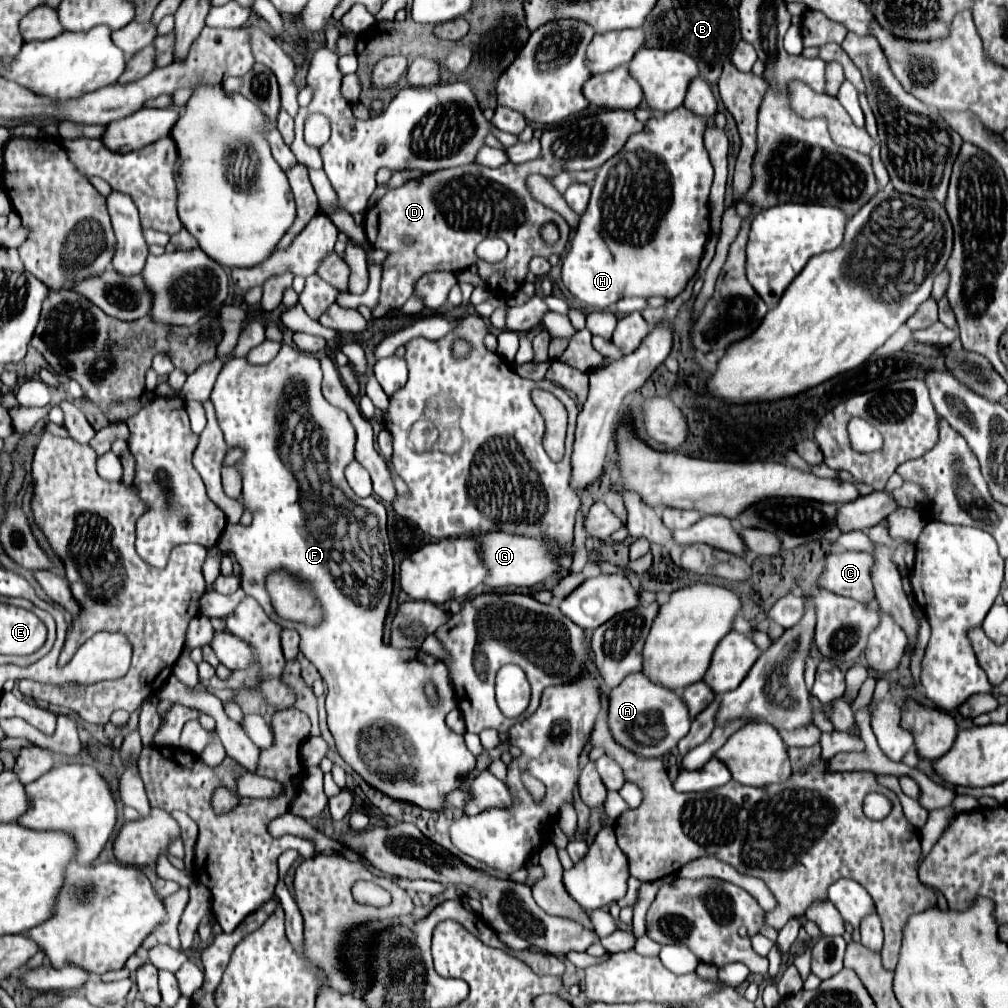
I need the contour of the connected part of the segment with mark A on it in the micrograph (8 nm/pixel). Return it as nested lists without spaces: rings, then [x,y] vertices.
[[[643,673],[627,675],[615,689],[607,693],[607,723],[613,739],[625,747],[627,751],[635,753],[637,757],[663,757],[673,751],[689,733],[691,717],[683,699],[657,683],[651,683]]]

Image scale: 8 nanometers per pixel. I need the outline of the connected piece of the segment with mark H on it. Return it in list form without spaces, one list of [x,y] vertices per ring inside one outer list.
[[[687,107],[673,109],[671,113],[665,113],[665,115],[655,115],[645,123],[643,131],[639,131],[639,133],[635,133],[627,139],[625,147],[615,157],[611,157],[611,161],[603,163],[597,169],[597,177],[595,177],[595,183],[591,187],[589,207],[581,215],[579,229],[573,233],[569,253],[563,259],[563,271],[561,271],[563,273],[563,283],[567,285],[567,289],[571,291],[573,297],[577,297],[579,301],[583,301],[585,305],[589,305],[593,309],[603,311],[603,309],[609,309],[613,303],[617,303],[623,297],[655,297],[655,295],[661,295],[661,297],[673,299],[685,289],[687,281],[697,271],[697,265],[699,265],[701,255],[703,255],[705,241],[709,237],[709,201],[707,199],[709,199],[709,189],[711,189],[711,183],[713,183],[713,165],[711,165],[709,153],[703,145],[705,125],[707,125],[707,119],[703,115],[695,115]]]

